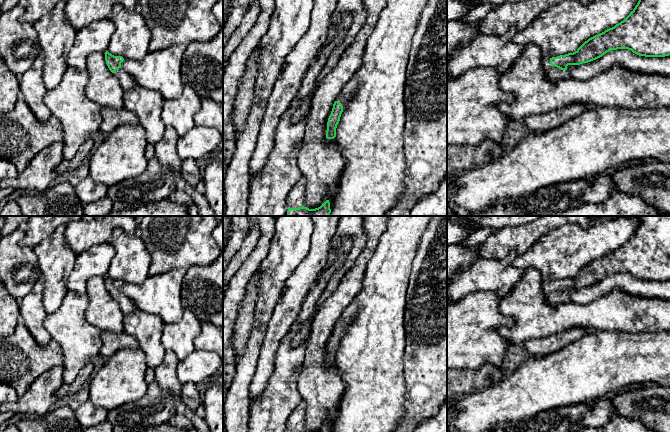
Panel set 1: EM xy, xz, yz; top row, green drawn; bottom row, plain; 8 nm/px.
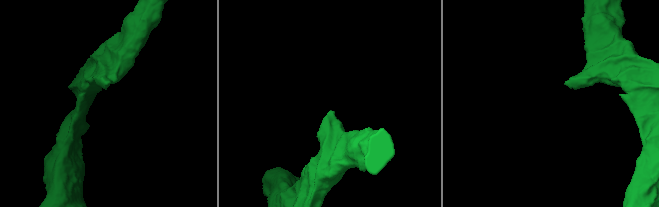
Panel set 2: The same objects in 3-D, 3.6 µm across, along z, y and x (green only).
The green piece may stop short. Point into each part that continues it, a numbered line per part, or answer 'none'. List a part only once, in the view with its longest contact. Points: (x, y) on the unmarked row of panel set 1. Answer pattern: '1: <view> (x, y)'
1: yz (554, 298)

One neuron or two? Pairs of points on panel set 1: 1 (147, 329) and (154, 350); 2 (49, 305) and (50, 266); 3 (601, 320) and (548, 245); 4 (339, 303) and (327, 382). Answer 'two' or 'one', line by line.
1: one
2: one
3: two
4: one

